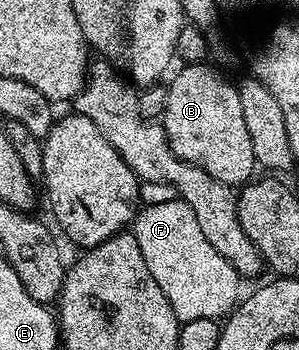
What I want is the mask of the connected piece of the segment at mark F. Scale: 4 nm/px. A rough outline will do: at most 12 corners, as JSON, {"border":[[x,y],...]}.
{"border":[[184,200],[143,206],[132,230],[179,324],[218,321],[238,271]]}

